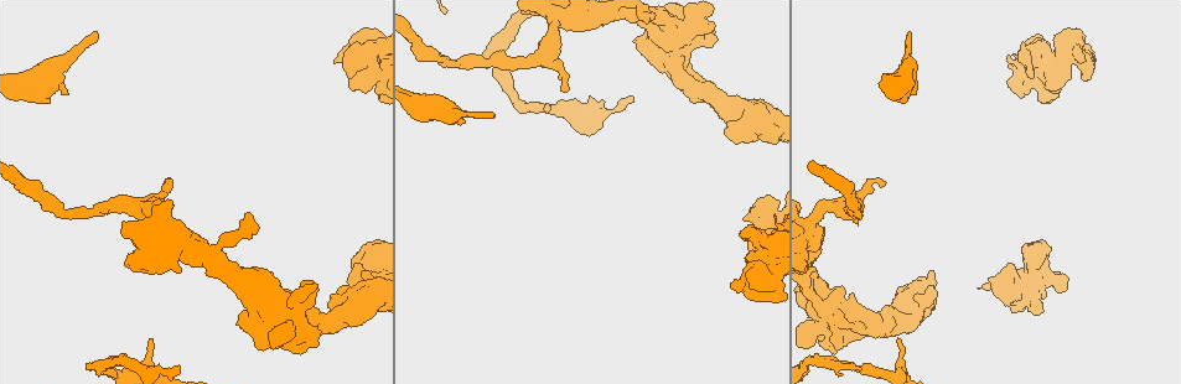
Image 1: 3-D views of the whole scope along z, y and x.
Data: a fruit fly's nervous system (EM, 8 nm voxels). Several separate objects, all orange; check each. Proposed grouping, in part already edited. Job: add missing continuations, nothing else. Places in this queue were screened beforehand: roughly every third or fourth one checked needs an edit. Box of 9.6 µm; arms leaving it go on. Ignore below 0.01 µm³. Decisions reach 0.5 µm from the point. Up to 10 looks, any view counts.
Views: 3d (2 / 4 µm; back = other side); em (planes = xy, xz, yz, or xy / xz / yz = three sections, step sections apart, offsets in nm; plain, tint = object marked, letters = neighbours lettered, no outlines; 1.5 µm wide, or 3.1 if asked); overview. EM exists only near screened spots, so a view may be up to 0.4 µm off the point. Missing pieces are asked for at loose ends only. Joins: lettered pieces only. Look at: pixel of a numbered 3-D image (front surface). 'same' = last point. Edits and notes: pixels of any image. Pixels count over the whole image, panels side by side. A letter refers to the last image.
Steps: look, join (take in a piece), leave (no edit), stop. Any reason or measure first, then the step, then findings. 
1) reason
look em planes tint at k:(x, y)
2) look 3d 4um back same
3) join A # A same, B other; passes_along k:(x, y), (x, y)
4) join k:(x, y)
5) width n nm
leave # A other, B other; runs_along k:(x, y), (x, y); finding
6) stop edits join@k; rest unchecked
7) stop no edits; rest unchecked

branch stops here
look 3d 2um at 1:(464, 123)

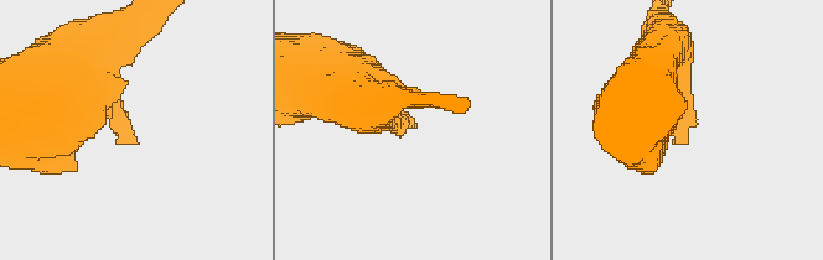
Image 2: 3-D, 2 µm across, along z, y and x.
look em planes letters at 2:(685, 142)

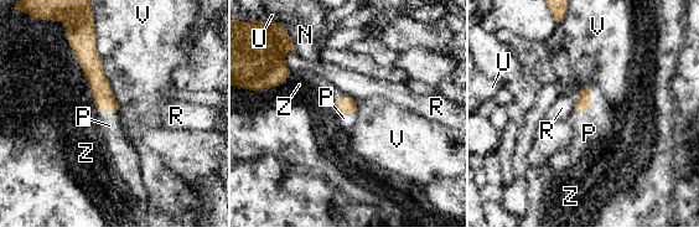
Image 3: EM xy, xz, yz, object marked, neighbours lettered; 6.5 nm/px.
join P # N other, P same, R other, U other, V other, Z other; the neuron continues

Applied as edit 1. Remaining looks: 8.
redraw
look overview

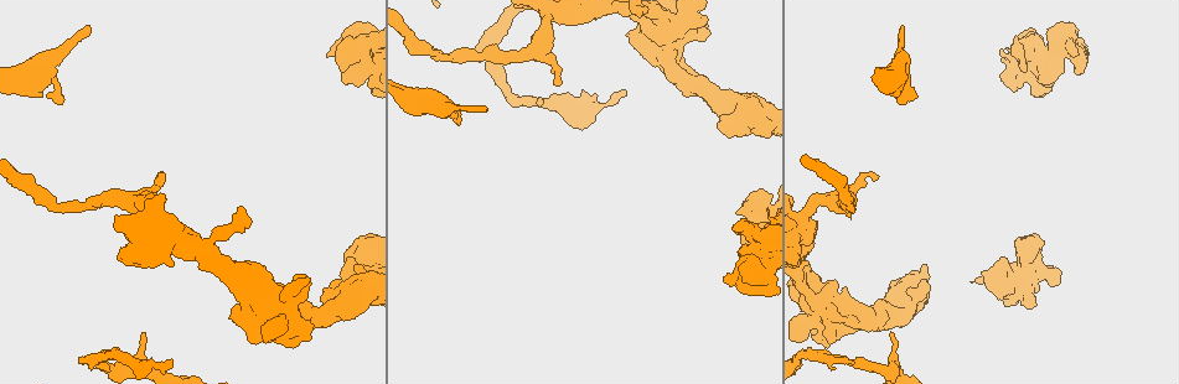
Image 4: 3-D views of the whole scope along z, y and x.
thick end
look 3d 4um at 4:(921, 299)

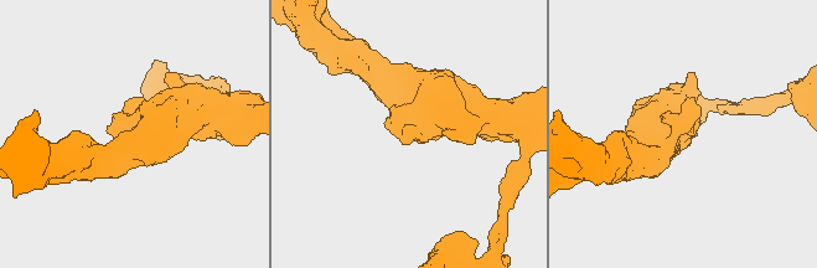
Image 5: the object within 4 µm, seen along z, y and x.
shape alone is not enough
look em planes tint at 5:(685, 130)

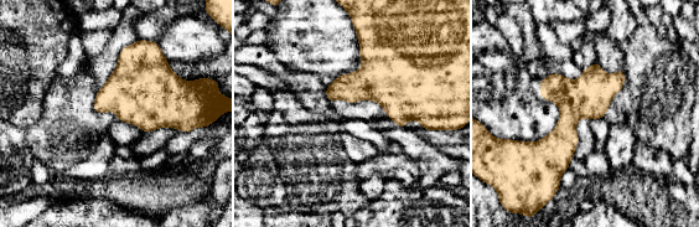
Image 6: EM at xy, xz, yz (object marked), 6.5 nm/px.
see the neighbours
look em planes letters same

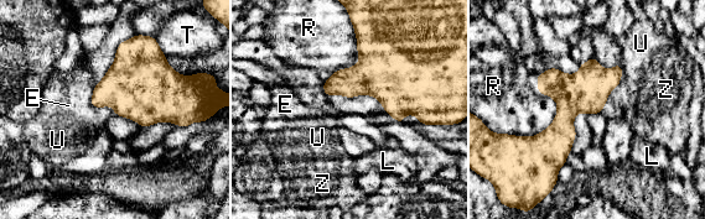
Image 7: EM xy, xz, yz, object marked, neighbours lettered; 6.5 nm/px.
leave # E other, L other, R other, T other, U other, Z other; no lettered piece goes on from it

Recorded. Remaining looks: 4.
stop edits join@3; rest unchecked

